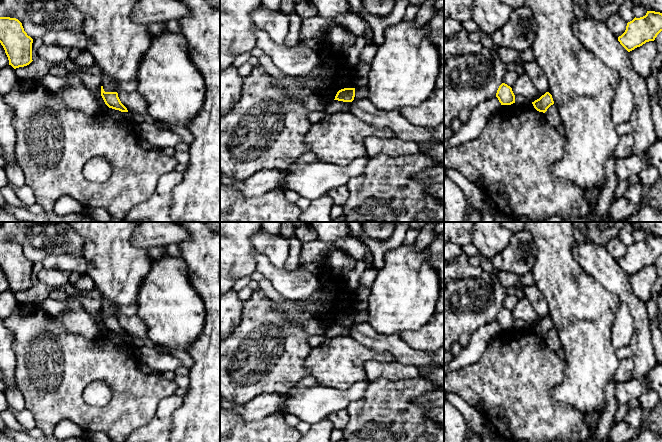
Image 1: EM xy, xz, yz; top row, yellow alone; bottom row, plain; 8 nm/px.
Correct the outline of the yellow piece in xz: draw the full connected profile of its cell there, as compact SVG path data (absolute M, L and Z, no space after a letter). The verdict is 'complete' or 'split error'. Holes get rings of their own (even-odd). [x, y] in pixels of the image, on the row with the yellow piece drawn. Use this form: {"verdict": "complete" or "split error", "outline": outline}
{"verdict": "complete", "outline": "M344 88L337 92L335 99L343 102L352 102L355 97L355 88Z"}

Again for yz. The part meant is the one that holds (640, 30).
{"verdict": "complete", "outline": "M647 11L646 15L627 23L625 32L618 37L620 44L628 51L654 41L662 31L662 13Z"}

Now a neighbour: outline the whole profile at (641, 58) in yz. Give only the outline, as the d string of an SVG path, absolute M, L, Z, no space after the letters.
M649 41L629 52L633 70L644 80L649 76L652 64L658 54L657 45Z

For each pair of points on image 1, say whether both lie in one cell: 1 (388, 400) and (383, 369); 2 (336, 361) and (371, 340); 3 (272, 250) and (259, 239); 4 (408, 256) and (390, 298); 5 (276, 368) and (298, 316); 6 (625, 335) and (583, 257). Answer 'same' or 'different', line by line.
1: different
2: different
3: same
4: same
5: same
6: different

